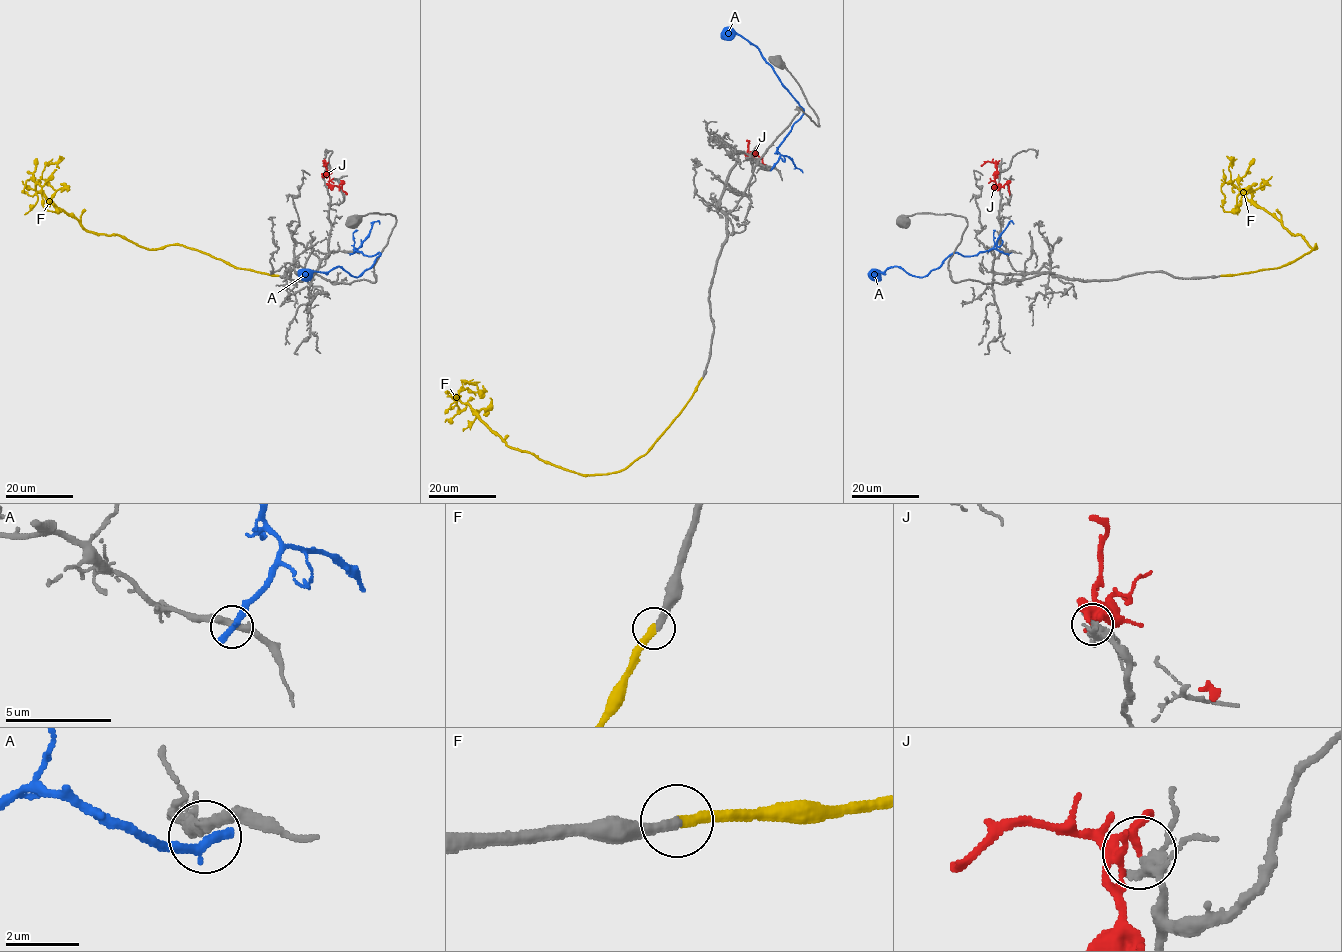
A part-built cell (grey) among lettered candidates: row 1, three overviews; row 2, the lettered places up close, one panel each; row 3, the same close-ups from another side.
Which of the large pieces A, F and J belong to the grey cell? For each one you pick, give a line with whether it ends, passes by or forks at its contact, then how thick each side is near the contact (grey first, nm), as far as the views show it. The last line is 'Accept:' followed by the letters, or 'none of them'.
F: it ends | 300/340 nm
Accept: F

